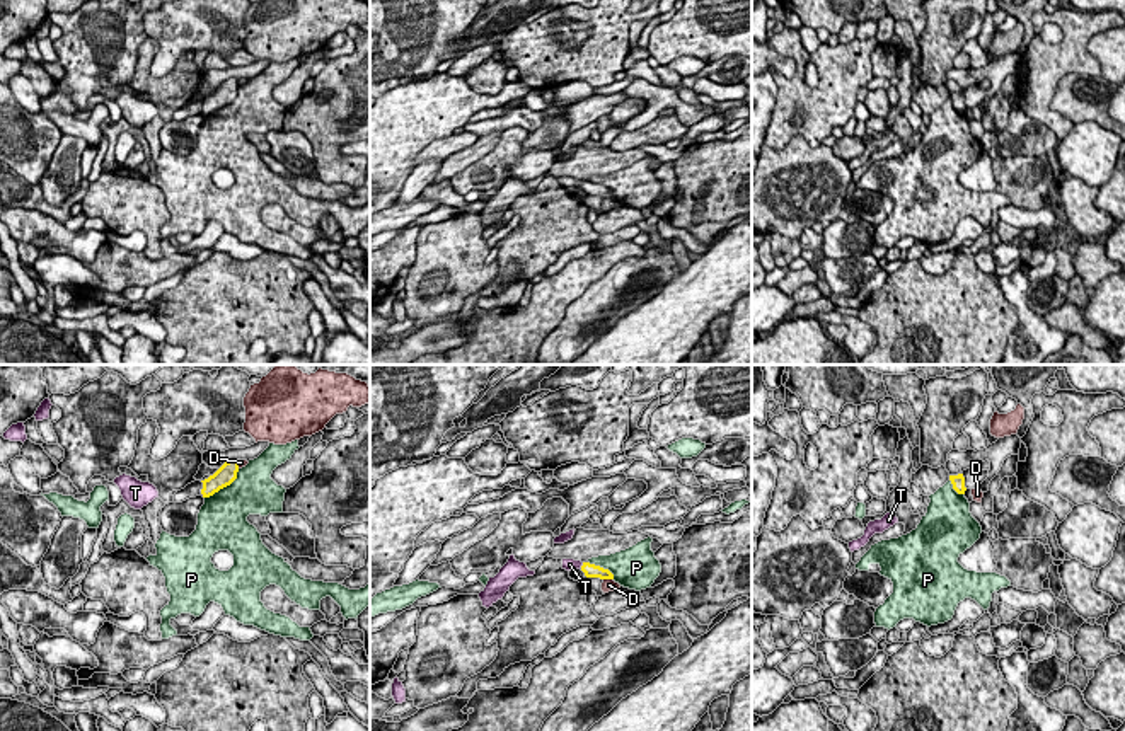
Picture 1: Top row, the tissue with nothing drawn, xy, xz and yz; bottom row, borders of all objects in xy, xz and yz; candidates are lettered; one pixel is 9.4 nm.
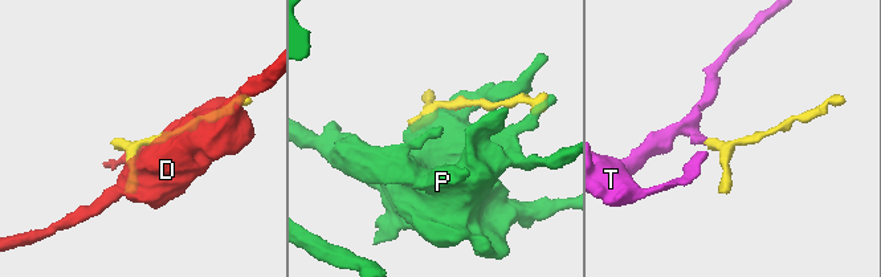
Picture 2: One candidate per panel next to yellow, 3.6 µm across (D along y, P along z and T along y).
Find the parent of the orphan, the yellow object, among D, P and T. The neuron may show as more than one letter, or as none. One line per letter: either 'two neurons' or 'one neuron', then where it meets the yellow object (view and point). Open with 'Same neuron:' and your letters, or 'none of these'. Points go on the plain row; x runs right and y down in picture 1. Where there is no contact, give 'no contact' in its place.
Same neuron: T
D: two neurons; contact xz (609, 196)
P: two neurons; contact xy (224, 104)
T: one neuron; contact xz (582, 184)

